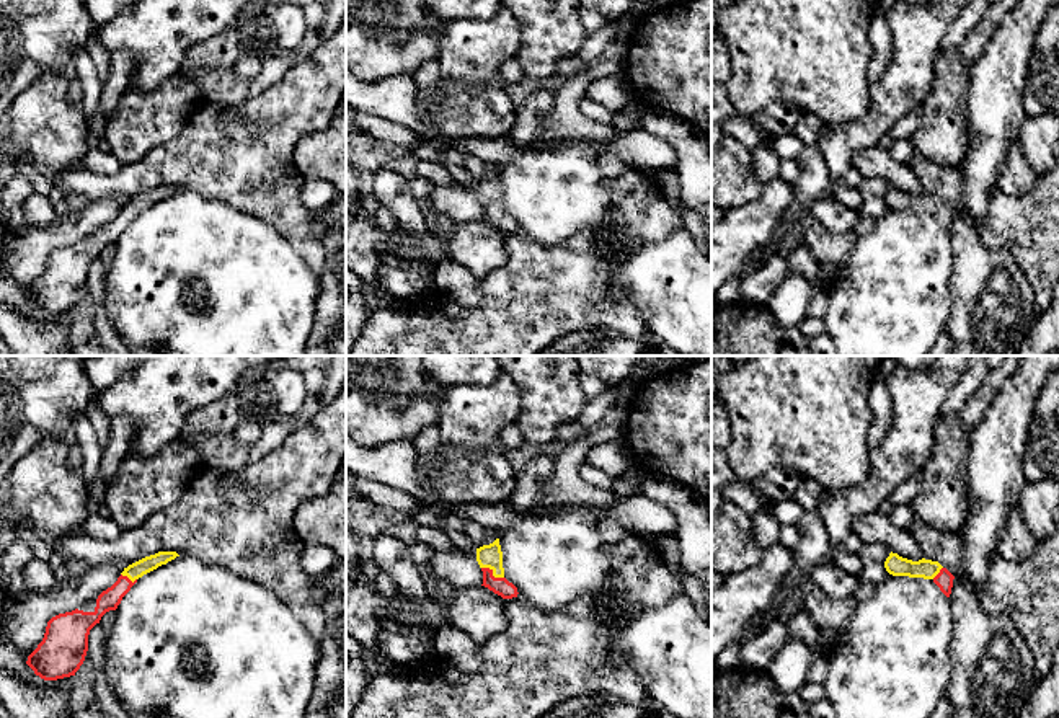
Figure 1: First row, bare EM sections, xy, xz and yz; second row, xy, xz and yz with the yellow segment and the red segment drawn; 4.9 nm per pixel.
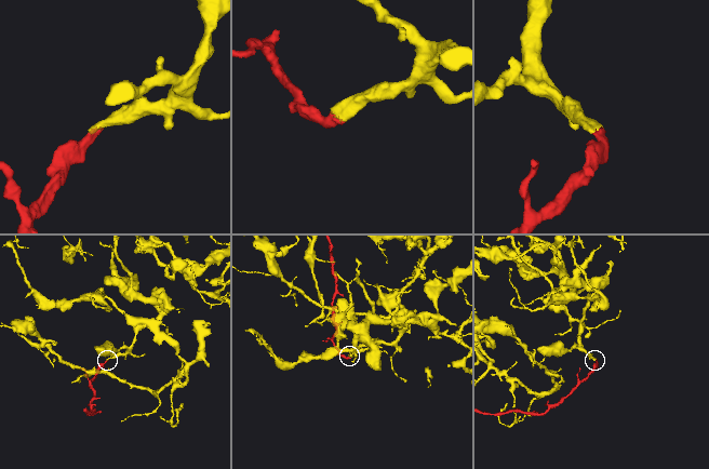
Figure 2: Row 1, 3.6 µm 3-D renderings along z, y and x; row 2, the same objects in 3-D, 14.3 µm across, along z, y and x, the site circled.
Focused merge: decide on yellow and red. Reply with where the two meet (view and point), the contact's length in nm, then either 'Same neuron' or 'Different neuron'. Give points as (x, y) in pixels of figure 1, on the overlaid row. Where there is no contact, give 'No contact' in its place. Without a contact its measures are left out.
Touches yellow at xz (493, 573). Shared border 130 nm. Same neuron

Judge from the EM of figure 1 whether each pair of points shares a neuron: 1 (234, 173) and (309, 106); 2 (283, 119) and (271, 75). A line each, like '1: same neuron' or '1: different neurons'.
1: same neuron
2: different neurons

